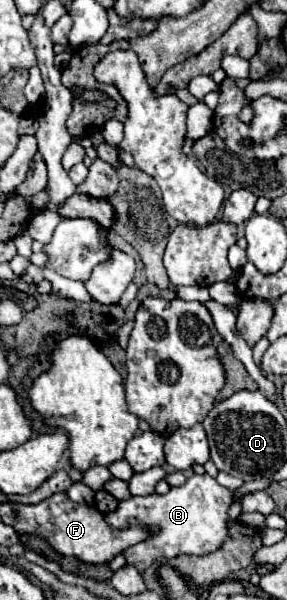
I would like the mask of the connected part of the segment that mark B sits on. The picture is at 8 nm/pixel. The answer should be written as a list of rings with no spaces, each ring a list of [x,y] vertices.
[[[193,475],[181,487],[171,487],[165,495],[147,495],[147,497],[131,497],[119,501],[117,509],[107,513],[105,519],[111,527],[127,527],[127,525],[153,525],[157,531],[143,543],[129,547],[125,551],[127,563],[145,571],[155,559],[171,559],[177,555],[209,555],[223,547],[229,537],[229,507],[233,505],[235,491],[217,483],[211,475]]]

